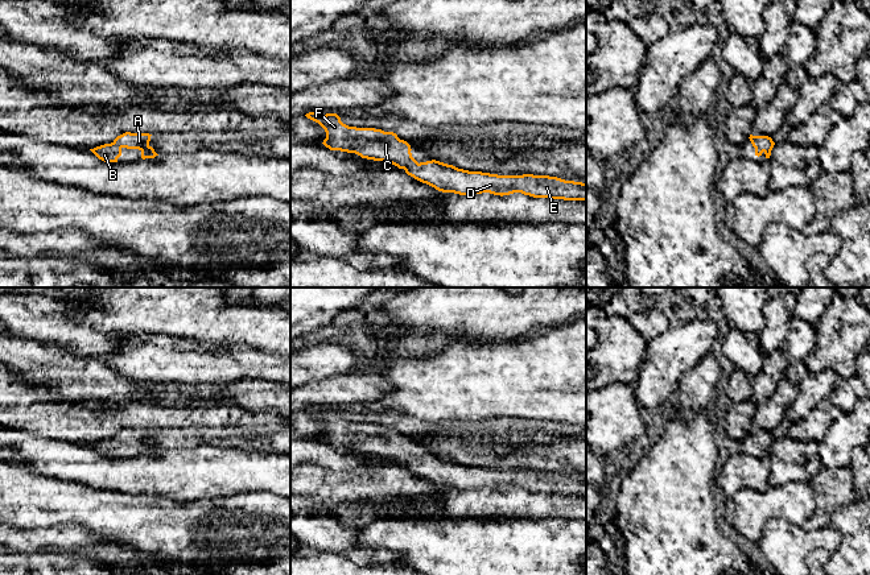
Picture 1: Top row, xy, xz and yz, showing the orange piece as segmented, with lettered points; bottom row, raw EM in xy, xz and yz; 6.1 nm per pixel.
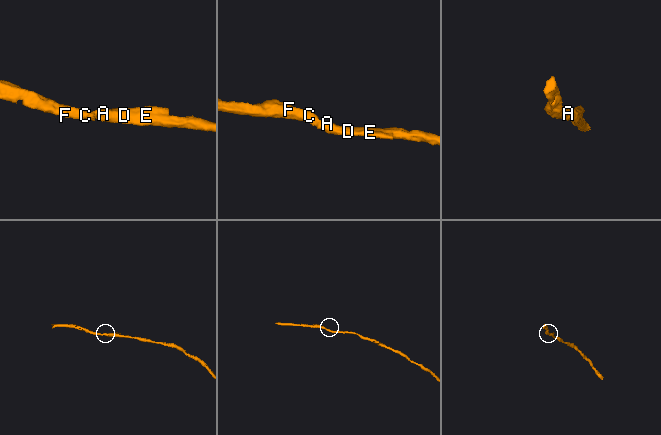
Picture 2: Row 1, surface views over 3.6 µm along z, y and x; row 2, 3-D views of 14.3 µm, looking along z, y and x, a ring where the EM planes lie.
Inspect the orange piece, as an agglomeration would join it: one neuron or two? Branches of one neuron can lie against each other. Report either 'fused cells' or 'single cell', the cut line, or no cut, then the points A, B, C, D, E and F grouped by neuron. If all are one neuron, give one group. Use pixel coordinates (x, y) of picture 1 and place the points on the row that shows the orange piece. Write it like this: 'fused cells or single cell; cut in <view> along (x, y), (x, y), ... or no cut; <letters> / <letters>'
single cell; no cut; A B C D E F

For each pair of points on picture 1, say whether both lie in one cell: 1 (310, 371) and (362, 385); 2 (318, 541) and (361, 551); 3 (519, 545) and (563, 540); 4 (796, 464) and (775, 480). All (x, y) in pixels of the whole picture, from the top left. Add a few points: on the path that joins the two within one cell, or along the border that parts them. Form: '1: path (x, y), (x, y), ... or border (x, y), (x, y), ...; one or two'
1: border (351, 372), (343, 376), (309, 381), (304, 385); two
2: path (329, 541), (343, 541), (350, 547); one
3: path (530, 545), (552, 545); one
4: path (791, 464), (780, 475); one

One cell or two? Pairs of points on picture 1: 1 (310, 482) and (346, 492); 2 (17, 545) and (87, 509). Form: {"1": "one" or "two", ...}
{"1": "one", "2": "two"}

